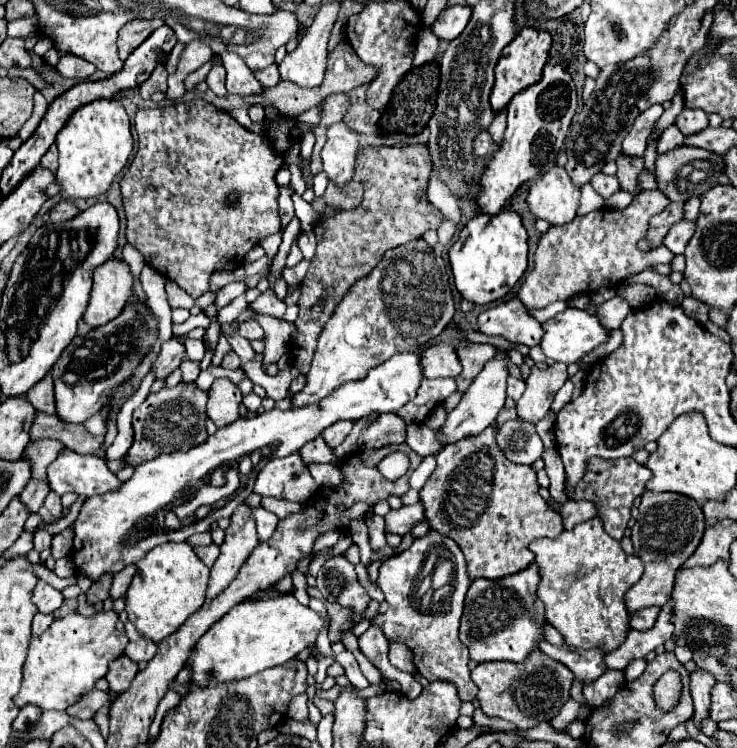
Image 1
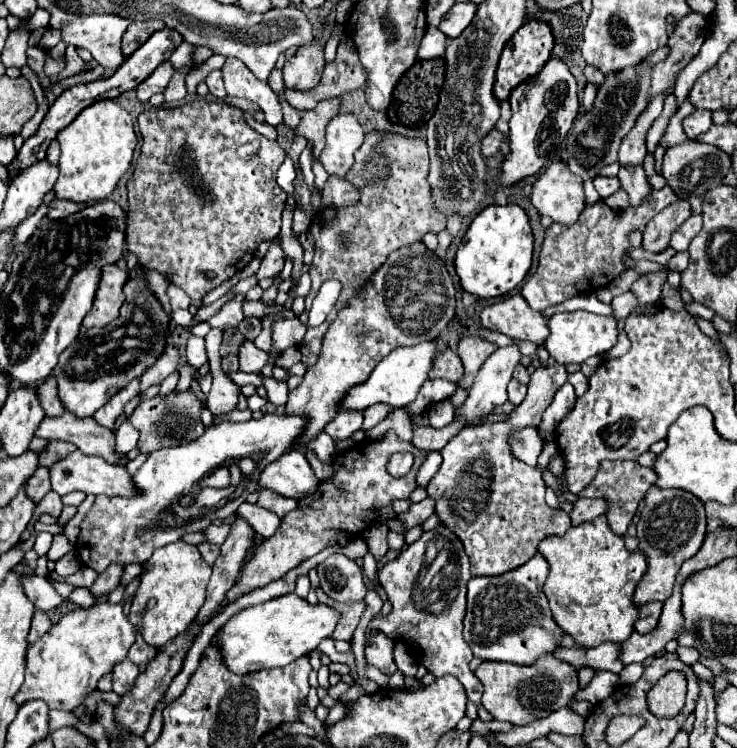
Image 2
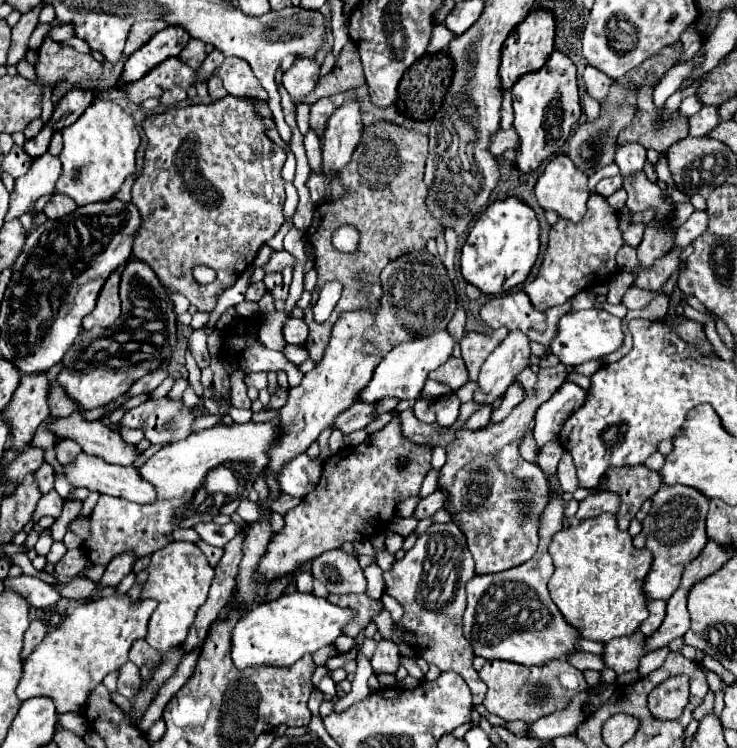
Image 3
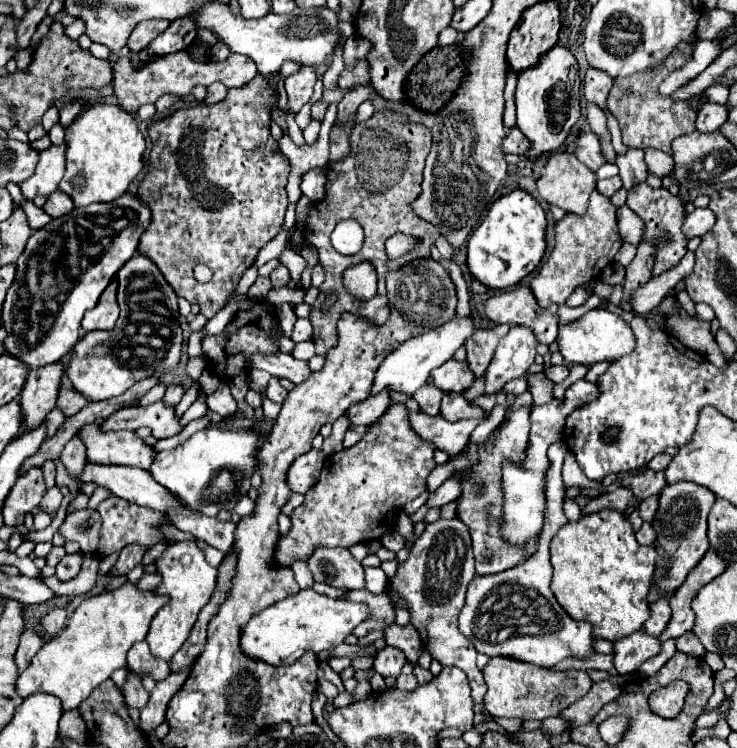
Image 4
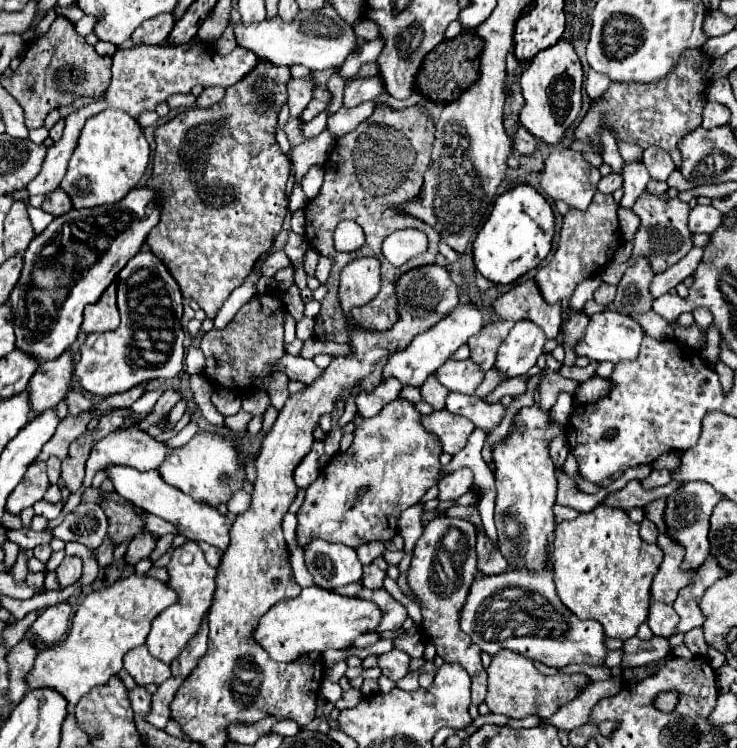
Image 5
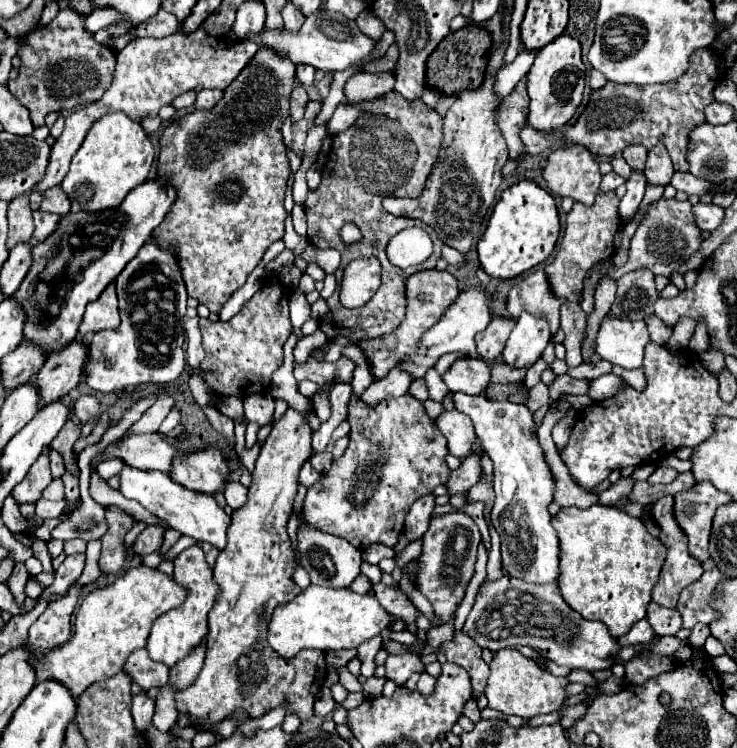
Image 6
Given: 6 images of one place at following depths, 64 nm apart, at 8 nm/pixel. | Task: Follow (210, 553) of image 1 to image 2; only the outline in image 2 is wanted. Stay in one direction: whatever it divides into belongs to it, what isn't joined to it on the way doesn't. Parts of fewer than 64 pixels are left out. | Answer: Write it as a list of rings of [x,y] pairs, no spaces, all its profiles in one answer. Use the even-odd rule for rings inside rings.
[[[208,542],[200,544],[200,546],[198,546],[198,550],[200,550],[202,558],[204,558],[210,566],[212,566],[212,564],[214,564],[214,560],[220,556],[220,548],[218,548],[218,546],[214,546],[214,544],[208,544]]]

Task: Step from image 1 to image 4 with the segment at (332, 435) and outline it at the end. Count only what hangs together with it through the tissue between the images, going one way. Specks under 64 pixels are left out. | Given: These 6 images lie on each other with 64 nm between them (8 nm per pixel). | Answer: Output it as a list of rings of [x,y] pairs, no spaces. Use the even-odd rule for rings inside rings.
[[[380,392],[376,396],[368,396],[366,400],[352,404],[352,408],[346,410],[346,418],[350,420],[350,426],[368,426],[374,424],[388,408],[388,396],[390,392]]]

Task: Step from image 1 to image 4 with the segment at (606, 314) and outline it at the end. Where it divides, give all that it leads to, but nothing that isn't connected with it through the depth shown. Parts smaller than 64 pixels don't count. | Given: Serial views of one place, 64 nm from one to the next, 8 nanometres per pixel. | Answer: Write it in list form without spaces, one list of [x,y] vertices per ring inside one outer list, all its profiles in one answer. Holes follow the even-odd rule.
[[[688,252],[682,262],[660,274],[658,278],[652,278],[650,282],[646,282],[644,286],[640,286],[632,296],[630,296],[630,304],[632,304],[632,310],[638,312],[638,314],[646,314],[648,310],[656,308],[660,304],[660,300],[670,294],[670,290],[684,278],[688,276],[688,272],[692,272],[694,268],[694,252]]]

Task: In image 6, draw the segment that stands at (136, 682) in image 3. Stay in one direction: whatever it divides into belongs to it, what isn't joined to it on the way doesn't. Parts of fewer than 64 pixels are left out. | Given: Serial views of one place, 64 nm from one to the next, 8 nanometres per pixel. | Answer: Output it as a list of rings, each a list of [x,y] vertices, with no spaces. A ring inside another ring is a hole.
[[[146,692],[134,694],[132,696],[132,718],[140,732],[144,732],[148,724],[152,724],[152,716],[154,716],[154,700]]]

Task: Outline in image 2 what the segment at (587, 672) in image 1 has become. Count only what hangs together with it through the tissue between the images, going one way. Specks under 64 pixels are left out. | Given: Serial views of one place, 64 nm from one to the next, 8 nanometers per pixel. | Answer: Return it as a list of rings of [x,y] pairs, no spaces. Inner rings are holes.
[[[600,644],[590,650],[560,648],[554,652],[556,658],[572,664],[576,670],[592,668],[594,672],[600,672],[600,670],[620,672],[624,668],[624,664],[620,664],[618,654],[620,654],[620,644]]]

